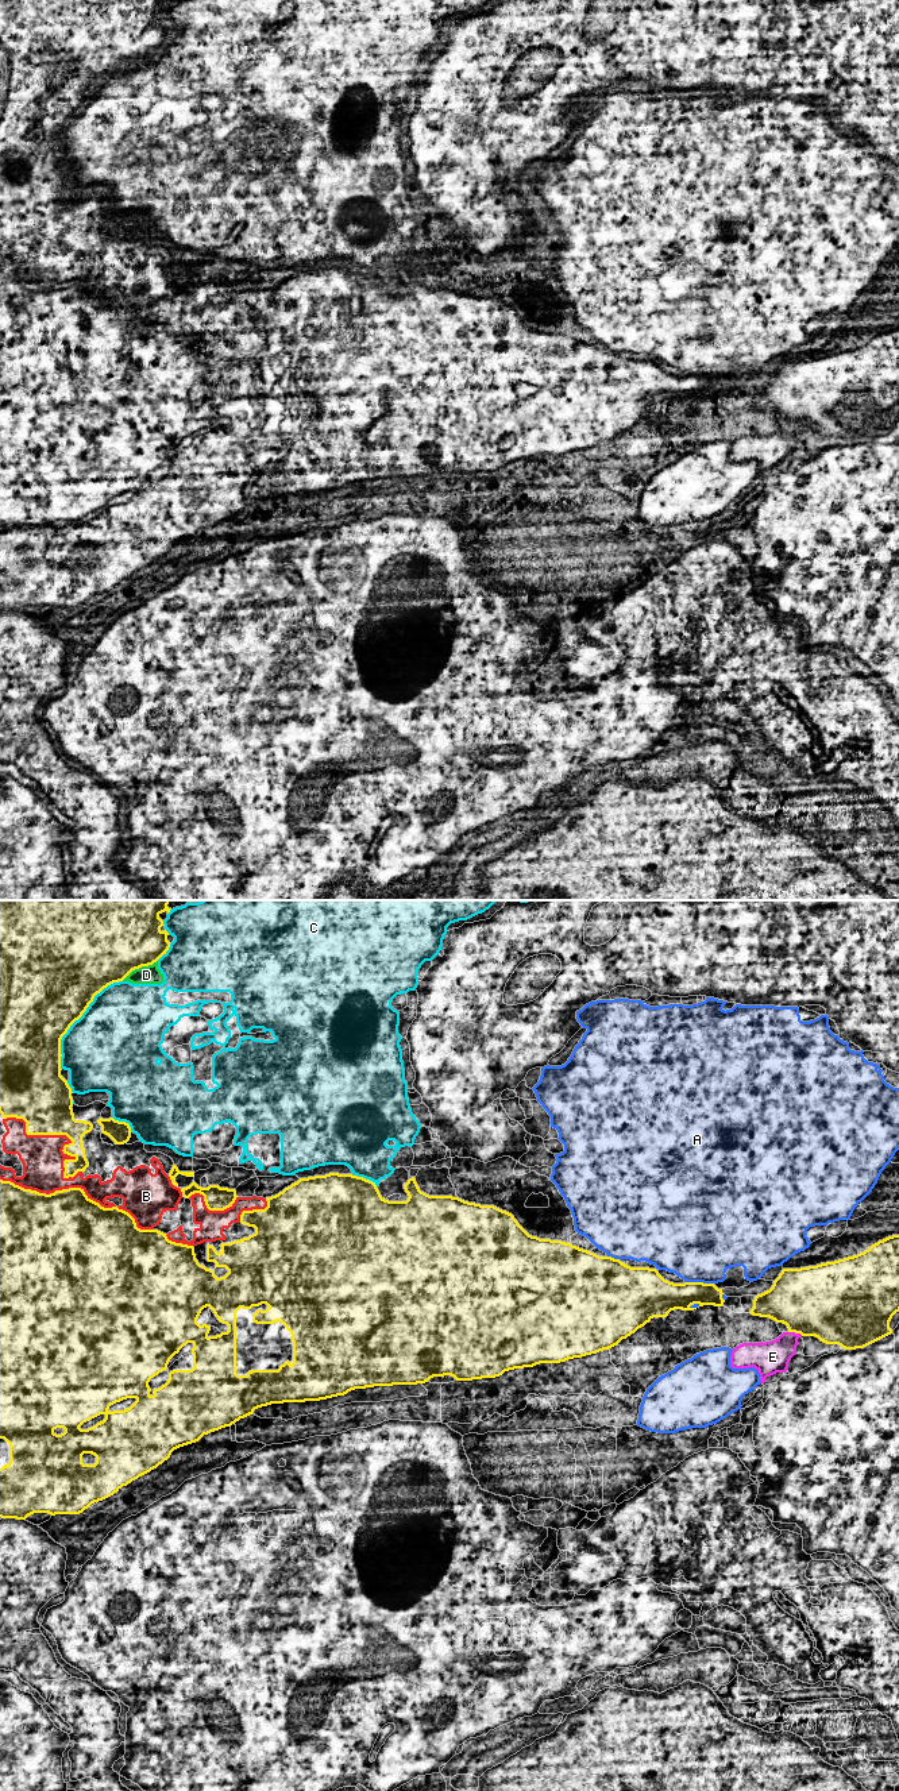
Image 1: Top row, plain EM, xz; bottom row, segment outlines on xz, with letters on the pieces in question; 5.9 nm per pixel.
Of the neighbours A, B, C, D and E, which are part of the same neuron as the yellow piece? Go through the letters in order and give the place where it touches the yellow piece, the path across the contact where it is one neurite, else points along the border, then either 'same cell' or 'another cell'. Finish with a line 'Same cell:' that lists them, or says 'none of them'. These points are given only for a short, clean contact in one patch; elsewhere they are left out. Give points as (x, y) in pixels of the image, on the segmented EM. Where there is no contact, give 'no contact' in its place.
A: meets yellow in xz at (699, 1282); another cell
B: meets yellow in xz at (78, 1188); same cell
C: meets yellow in xz at (77, 1019); another cell
D: meets yellow in xz at (139, 967); another cell
E: meets yellow in xz at (795, 1332); another cell
Same cell: B

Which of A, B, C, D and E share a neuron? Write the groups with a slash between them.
A / B / C D / E

